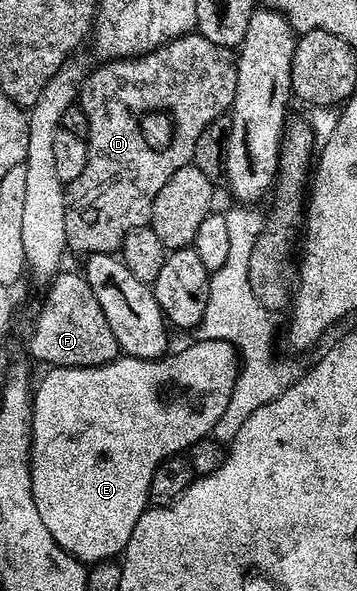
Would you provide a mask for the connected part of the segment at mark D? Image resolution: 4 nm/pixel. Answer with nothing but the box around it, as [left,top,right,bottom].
[65,32,237,256]

